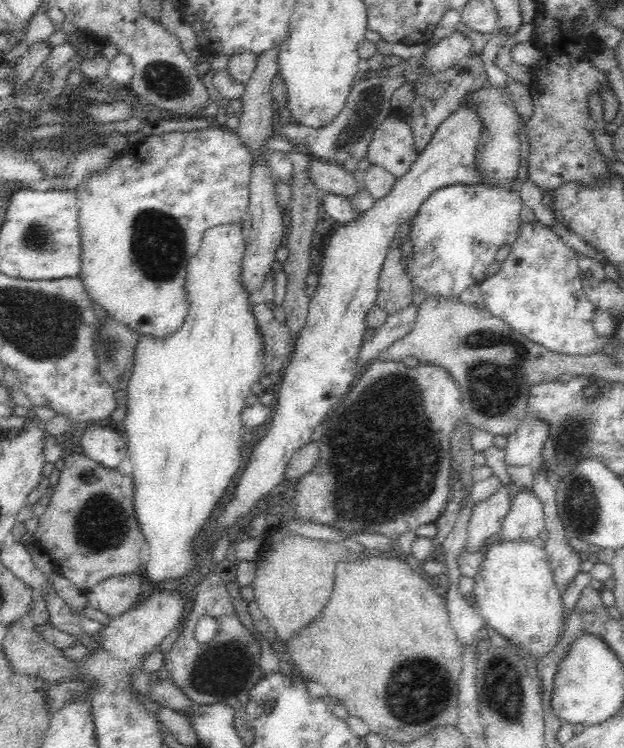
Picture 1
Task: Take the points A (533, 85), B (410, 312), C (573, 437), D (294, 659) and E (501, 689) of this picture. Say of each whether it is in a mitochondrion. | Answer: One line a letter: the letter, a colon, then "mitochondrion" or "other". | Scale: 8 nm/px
A: other
B: other
C: mitochondrion
D: other
E: mitochondrion

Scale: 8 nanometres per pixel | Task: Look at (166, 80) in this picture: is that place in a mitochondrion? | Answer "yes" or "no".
yes

